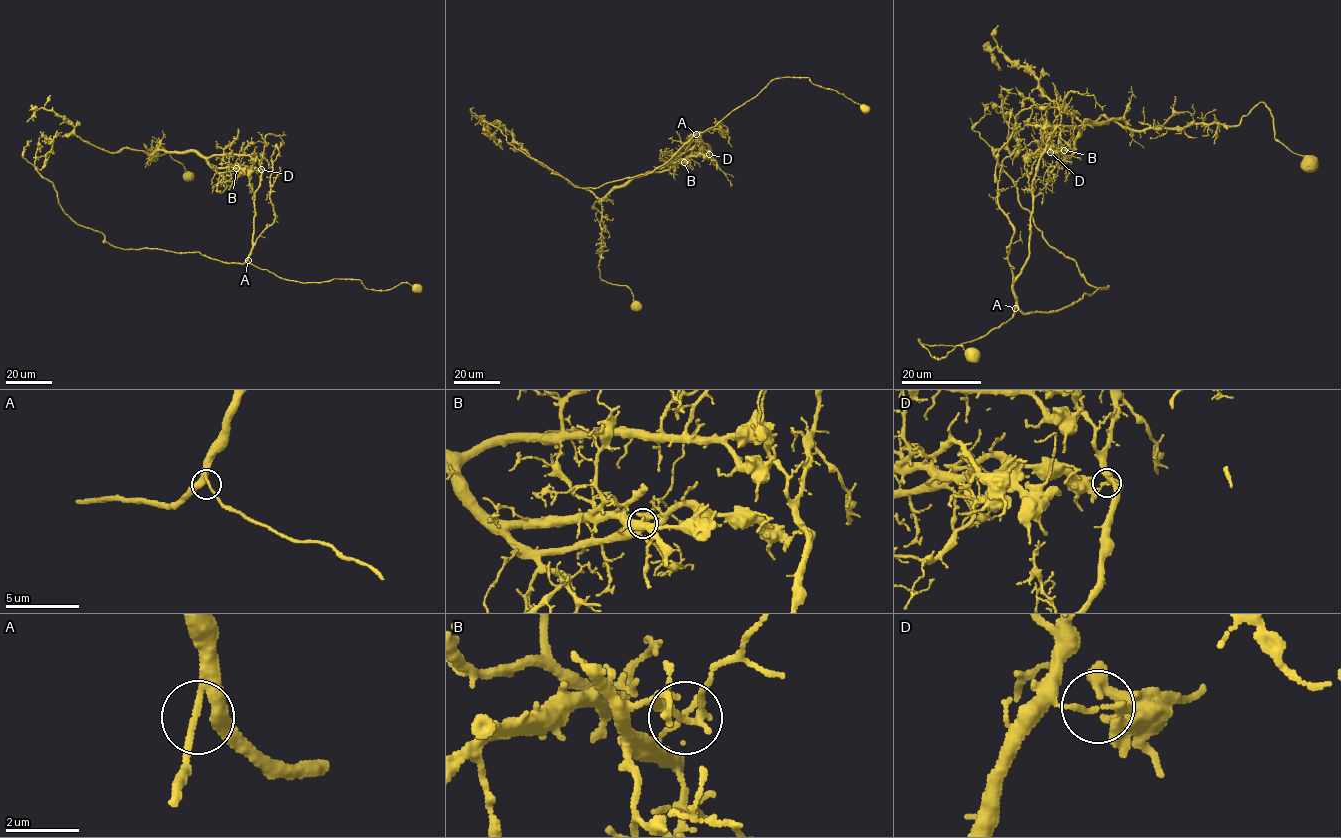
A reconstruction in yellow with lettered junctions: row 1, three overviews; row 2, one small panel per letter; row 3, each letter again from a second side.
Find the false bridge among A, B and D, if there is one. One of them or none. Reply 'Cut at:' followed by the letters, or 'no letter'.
Cut at: D

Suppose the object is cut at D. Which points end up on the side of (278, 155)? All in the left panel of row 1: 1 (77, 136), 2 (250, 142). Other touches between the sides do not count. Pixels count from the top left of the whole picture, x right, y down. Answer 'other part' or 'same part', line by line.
1: other part
2: other part

